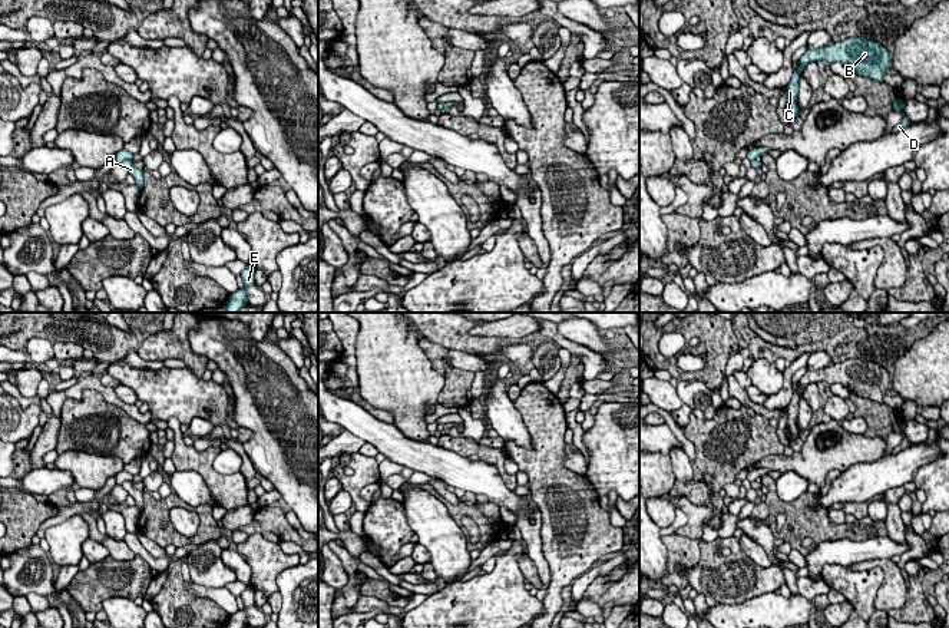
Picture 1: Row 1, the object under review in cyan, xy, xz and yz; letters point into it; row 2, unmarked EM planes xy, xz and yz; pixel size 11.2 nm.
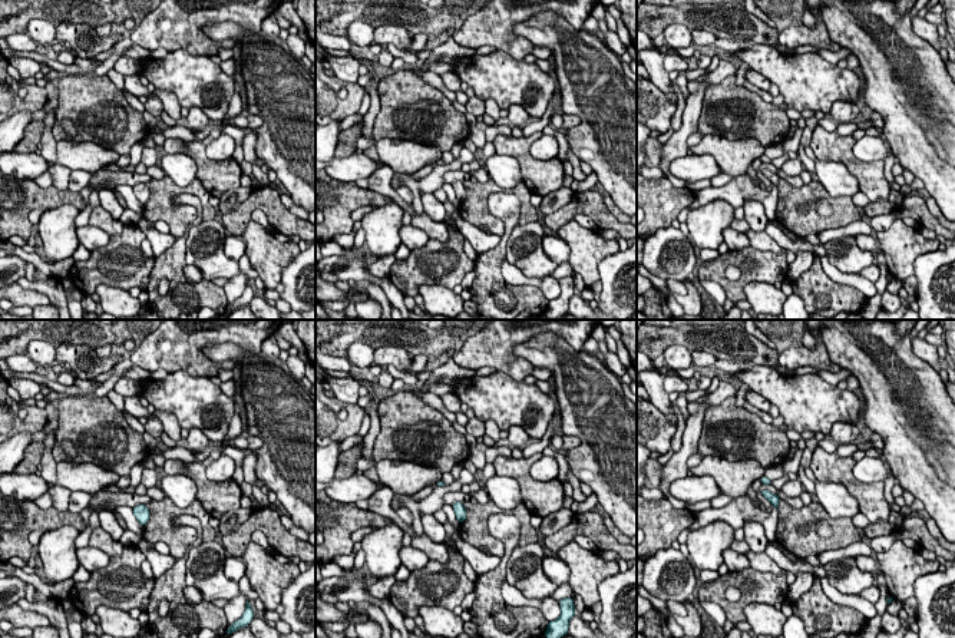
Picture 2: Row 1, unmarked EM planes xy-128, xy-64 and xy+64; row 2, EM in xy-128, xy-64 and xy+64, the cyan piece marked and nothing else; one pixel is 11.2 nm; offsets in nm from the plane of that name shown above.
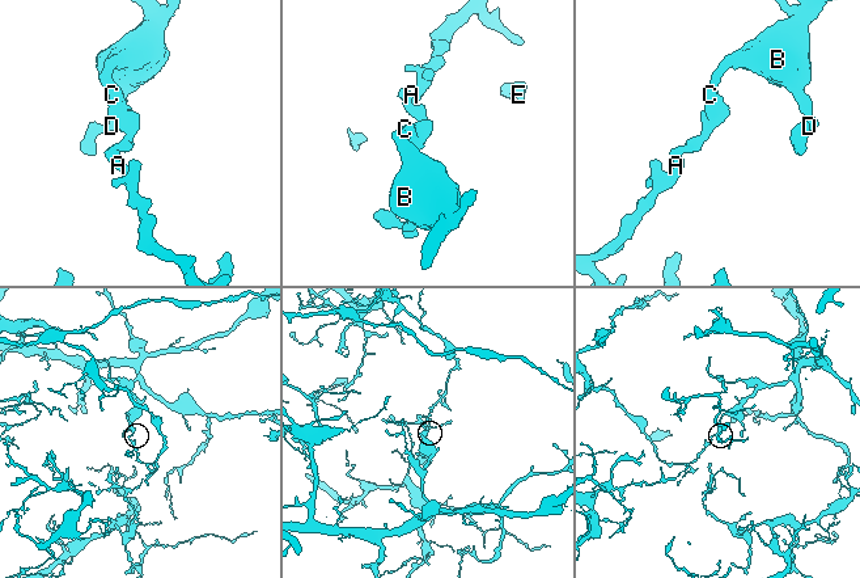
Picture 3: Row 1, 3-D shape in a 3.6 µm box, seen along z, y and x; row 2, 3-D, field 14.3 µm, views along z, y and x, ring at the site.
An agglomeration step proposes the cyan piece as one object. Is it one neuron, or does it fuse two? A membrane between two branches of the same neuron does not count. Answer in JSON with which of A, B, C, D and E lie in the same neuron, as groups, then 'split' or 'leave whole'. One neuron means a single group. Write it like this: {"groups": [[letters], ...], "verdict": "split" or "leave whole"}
{"groups": [["A", "E"], ["B", "C", "D"]], "verdict": "split"}

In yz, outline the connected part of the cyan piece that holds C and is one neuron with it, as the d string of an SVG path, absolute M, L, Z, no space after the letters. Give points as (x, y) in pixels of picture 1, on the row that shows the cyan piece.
M849 37L841 42L829 43L820 49L809 49L800 57L800 69L791 75L787 85L786 113L791 120L800 115L797 105L800 73L811 62L841 63L854 75L883 82L883 76L889 72L890 53L874 40L862 37Z

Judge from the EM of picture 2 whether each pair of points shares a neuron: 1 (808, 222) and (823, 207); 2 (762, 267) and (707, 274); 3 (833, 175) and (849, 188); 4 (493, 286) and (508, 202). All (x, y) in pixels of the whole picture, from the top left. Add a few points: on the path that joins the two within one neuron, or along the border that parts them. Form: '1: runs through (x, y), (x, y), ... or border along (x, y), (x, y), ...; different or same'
1: border along (816, 198), (816, 211), (829, 217); different
2: runs through (749, 260), (727, 258), (720, 264); same
3: runs through (838, 179), (845, 184); same
4: runs through (493, 265), (508, 232), (508, 222); same

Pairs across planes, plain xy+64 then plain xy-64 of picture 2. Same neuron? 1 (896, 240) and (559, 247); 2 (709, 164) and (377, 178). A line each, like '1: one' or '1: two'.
1: two
2: two

